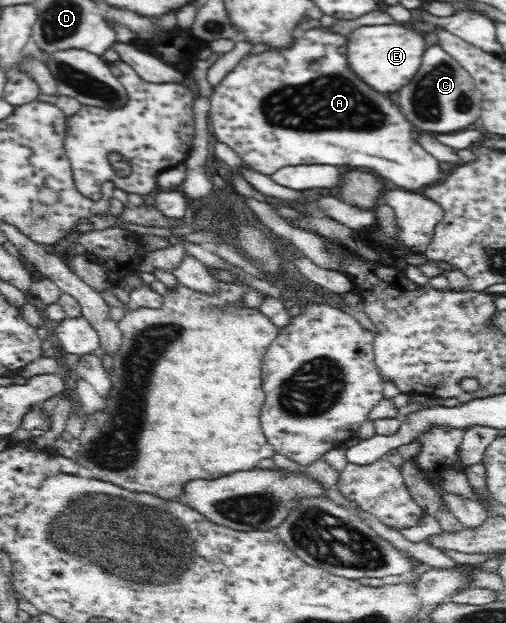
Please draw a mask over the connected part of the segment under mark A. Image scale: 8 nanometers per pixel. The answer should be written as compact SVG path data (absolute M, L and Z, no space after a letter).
M314 27L308 31L300 32L293 40L291 46L283 48L282 51L269 51L260 53L250 53L245 56L237 64L232 72L228 72L221 80L220 84L214 85L212 90L212 110L208 114L208 118L212 120L214 132L219 138L219 142L223 142L233 148L242 160L246 160L254 171L272 176L274 172L278 172L284 166L310 166L314 164L328 164L332 166L346 166L360 169L374 169L372 173L380 175L382 179L390 184L402 188L406 191L418 192L420 188L426 184L432 184L441 179L439 161L431 154L428 154L415 139L417 131L413 128L412 123L404 118L404 114L400 112L398 104L382 94L376 92L374 88L368 88L368 84L364 84L364 80L360 80L358 76L352 76L352 72L348 72L348 64L344 64L344 44L348 42L348 37L338 31L332 31L328 27Z

